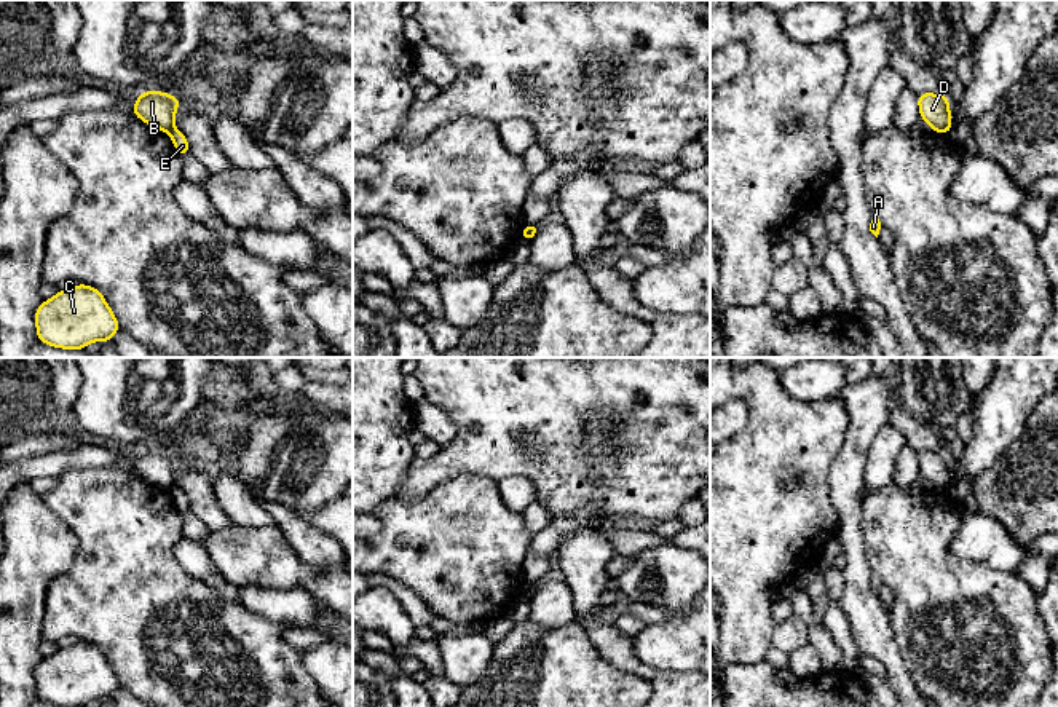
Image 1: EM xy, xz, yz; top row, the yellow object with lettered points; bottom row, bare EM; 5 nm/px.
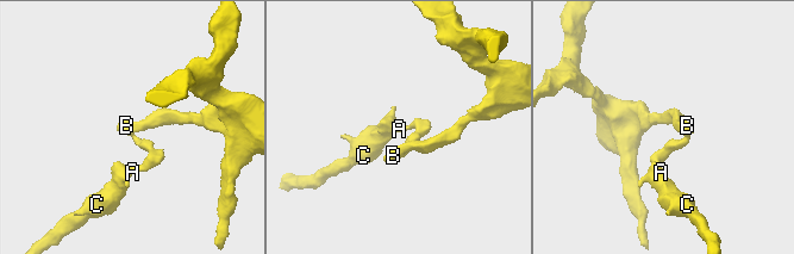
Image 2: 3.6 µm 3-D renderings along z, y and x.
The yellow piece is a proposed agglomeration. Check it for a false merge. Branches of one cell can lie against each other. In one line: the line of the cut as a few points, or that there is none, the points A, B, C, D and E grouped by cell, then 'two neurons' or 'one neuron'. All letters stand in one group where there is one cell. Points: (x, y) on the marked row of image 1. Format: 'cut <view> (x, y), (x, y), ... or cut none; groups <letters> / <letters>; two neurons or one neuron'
cut xy (173, 126), (168, 133); groups A C E / B D; two neurons

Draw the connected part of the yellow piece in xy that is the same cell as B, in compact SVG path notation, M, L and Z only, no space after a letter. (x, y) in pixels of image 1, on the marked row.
M145 91L139 94L132 113L158 131L169 132L176 124L176 112L180 102L176 96L163 91Z

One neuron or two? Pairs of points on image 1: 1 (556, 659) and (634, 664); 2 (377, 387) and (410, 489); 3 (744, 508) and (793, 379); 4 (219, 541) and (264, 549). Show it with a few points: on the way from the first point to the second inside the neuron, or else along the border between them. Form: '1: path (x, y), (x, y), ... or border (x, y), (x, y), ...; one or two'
1: border (588, 631), (592, 647), (608, 663), (642, 679); two
2: border (415, 457), (393, 495); two
3: border (777, 374), (792, 396), (805, 401), (825, 399); two
4: path (230, 549), (252, 549); one

